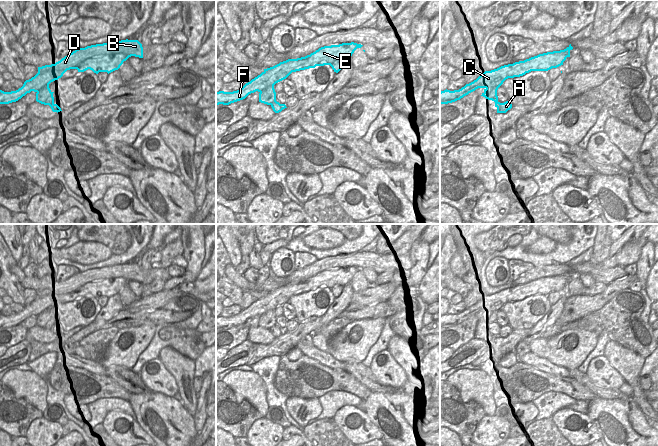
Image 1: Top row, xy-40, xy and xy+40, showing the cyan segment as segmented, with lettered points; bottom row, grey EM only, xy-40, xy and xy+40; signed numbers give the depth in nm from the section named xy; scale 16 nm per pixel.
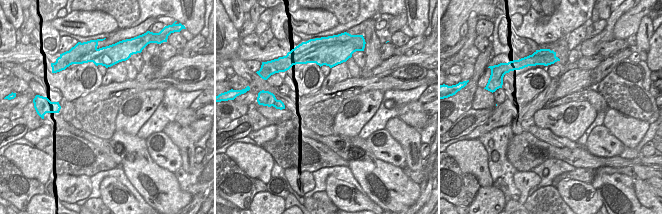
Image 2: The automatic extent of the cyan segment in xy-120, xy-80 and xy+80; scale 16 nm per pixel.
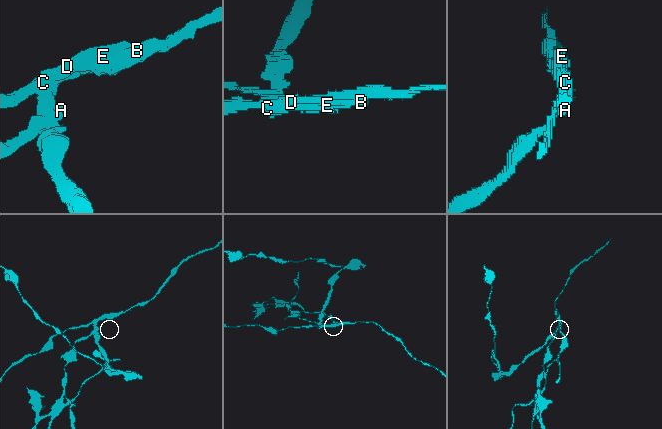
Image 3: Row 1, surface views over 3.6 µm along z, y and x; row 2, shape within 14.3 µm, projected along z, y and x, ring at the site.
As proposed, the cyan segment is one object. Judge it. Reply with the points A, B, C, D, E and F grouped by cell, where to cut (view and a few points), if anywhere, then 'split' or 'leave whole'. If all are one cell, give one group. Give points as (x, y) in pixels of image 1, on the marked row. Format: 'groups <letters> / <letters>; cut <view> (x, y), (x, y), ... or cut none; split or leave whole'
groups A / B C D E F; cut xy+40 (502, 82), (486, 88); split

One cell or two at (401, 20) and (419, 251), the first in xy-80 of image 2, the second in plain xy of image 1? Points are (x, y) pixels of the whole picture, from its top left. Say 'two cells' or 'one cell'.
two cells

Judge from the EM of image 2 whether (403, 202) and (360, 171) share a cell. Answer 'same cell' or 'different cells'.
same cell

